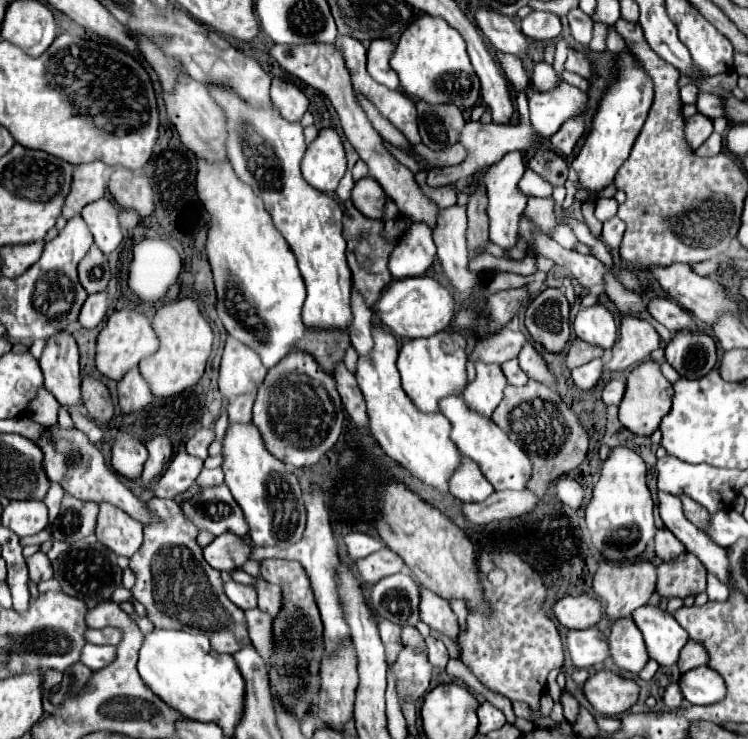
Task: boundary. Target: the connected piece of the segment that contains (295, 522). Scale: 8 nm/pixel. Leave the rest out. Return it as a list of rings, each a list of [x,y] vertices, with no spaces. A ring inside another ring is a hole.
[[[230,425],[222,441],[224,453],[224,475],[226,485],[232,497],[238,501],[244,511],[246,523],[250,527],[248,535],[256,547],[280,547],[288,549],[290,545],[302,539],[306,529],[306,507],[302,501],[302,489],[294,473],[288,473],[288,467],[266,451],[258,429],[250,425]]]

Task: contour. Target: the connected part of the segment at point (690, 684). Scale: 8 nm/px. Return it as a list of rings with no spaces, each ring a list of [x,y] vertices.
[[[708,665],[684,673],[680,679],[680,689],[684,699],[692,705],[712,705],[726,695],[724,679]]]

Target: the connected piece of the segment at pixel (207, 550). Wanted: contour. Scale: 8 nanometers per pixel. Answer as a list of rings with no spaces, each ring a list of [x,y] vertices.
[[[232,533],[220,535],[208,547],[204,547],[204,559],[218,571],[240,569],[250,559],[252,547]]]

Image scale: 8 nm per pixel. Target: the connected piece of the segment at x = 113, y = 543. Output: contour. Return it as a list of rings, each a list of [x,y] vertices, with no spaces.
[[[100,503],[96,537],[116,555],[132,557],[142,547],[142,523],[118,507]]]

